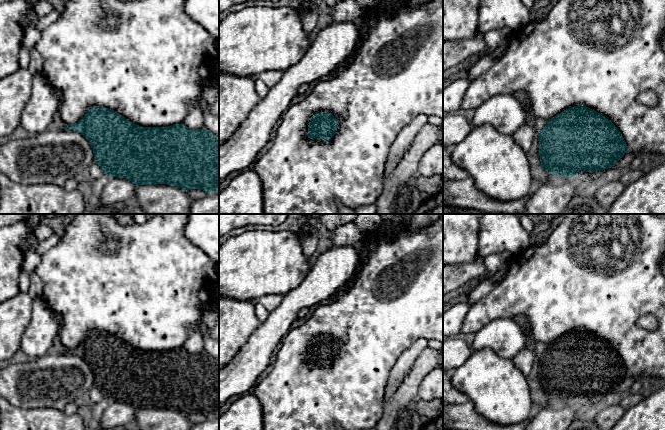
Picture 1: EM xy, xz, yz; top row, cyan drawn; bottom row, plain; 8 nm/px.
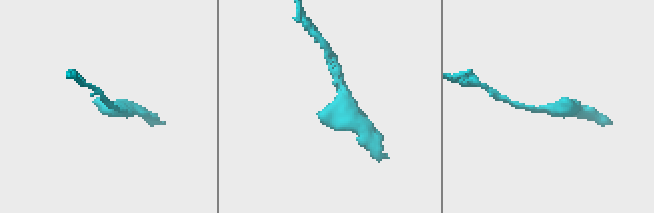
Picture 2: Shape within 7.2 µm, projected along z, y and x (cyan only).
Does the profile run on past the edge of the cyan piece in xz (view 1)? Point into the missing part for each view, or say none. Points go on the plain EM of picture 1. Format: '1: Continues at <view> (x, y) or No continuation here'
1: No continuation here

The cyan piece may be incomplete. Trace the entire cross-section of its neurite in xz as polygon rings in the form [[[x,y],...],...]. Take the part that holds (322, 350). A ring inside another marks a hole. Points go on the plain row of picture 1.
[[[316,337],[310,343],[307,360],[310,363],[329,366],[336,357],[337,352],[338,345],[331,337]]]

